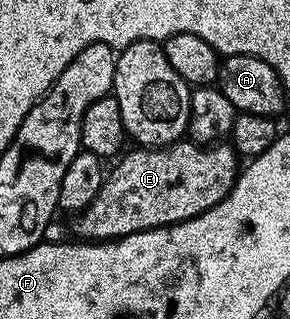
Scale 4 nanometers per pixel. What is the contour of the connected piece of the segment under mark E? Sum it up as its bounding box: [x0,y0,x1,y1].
[74,141,241,241]

